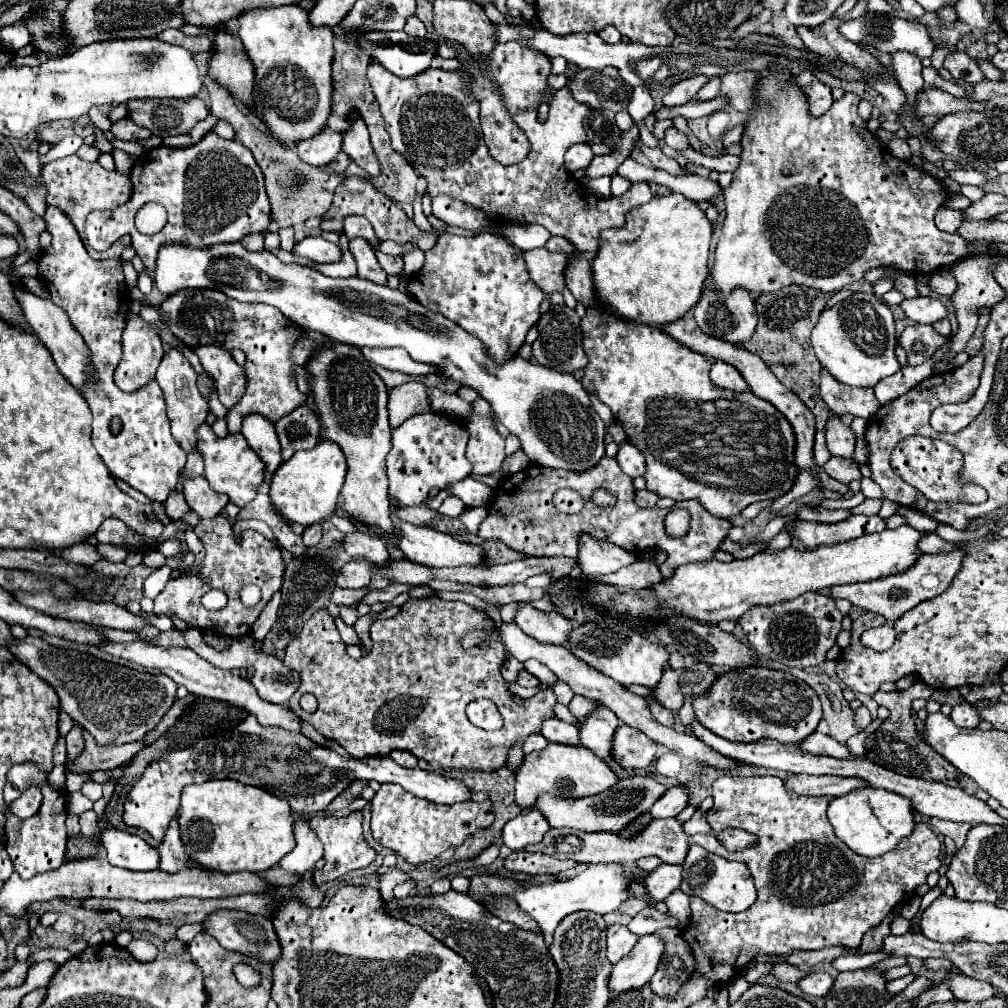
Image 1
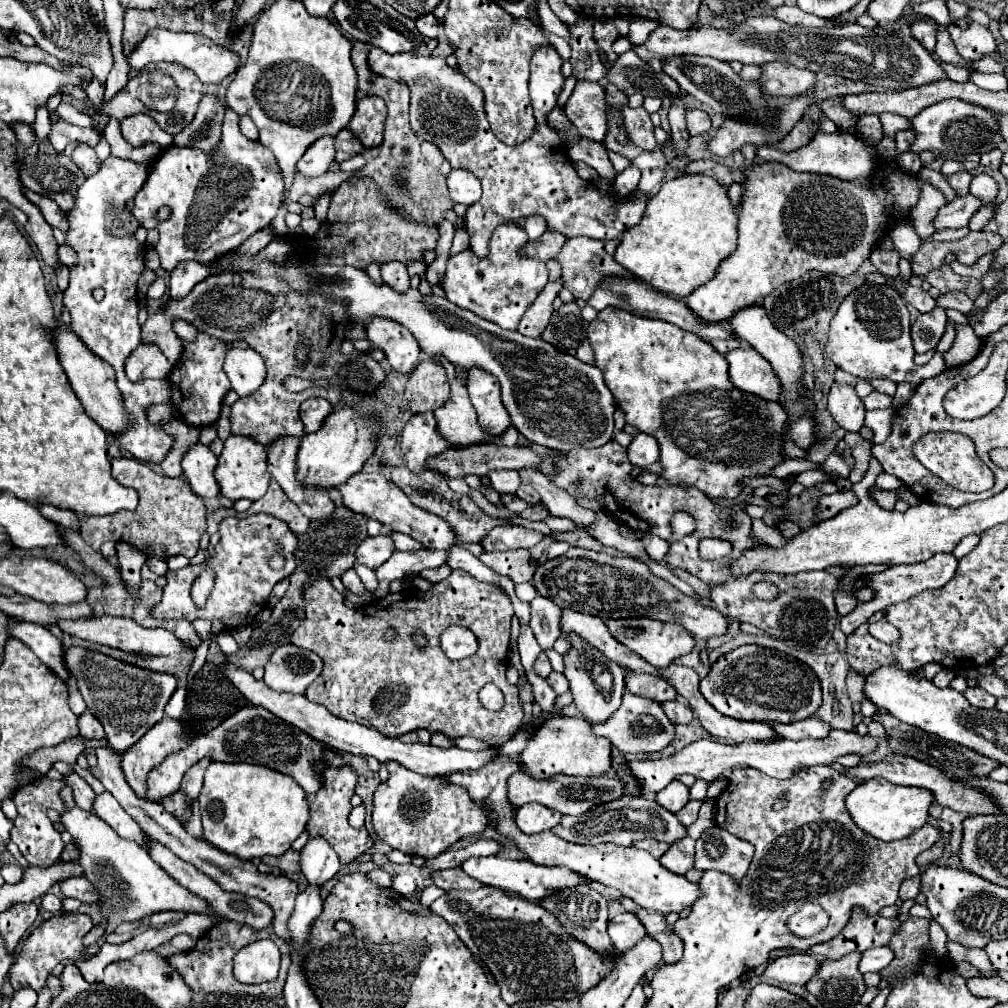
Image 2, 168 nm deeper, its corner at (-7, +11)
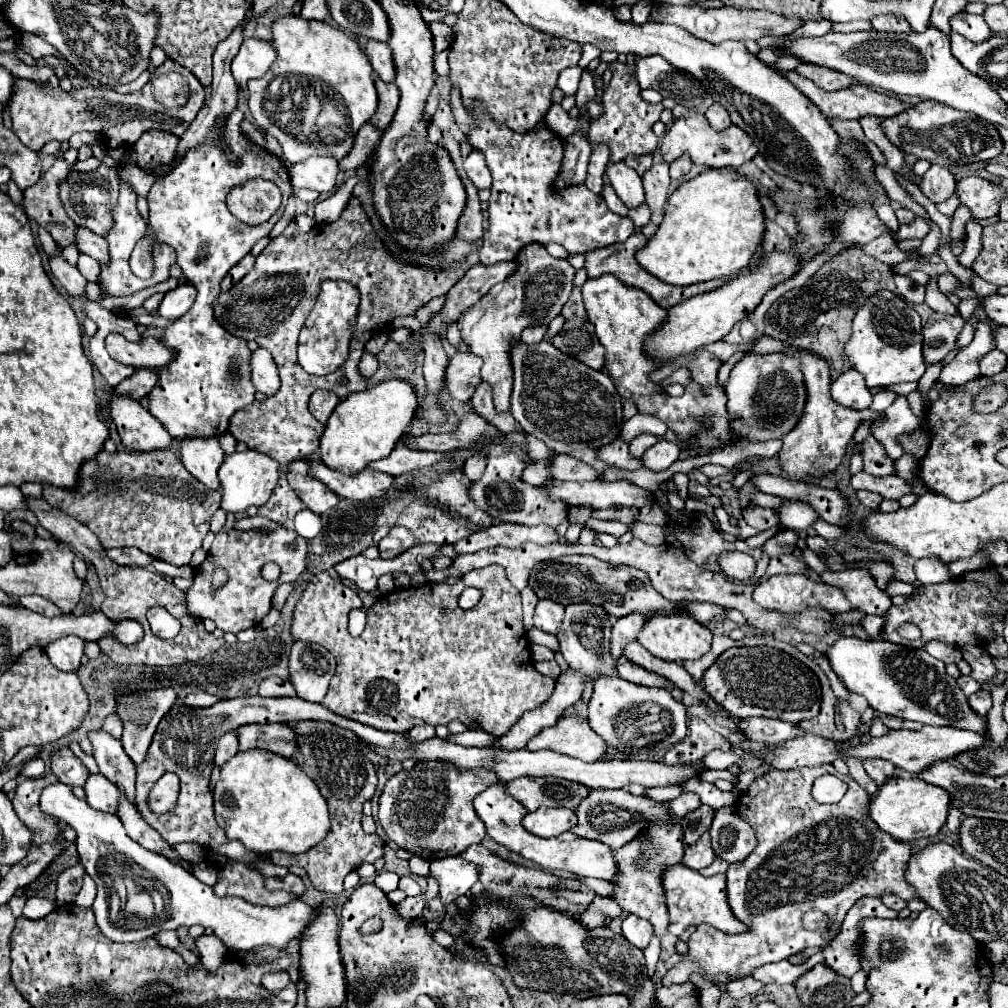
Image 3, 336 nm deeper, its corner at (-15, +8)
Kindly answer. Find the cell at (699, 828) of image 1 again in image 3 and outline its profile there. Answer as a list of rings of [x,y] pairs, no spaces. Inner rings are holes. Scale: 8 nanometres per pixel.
[[[705,831],[697,843],[685,847],[685,855],[683,855],[683,859],[681,859],[681,865],[699,871],[699,869],[703,869],[703,867],[709,867],[713,861],[715,861],[715,853],[711,851],[709,833]]]

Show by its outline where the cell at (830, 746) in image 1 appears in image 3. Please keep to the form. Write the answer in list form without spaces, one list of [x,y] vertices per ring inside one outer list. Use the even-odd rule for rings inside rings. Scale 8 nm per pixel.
[[[755,717],[755,719],[741,719],[739,731],[745,733],[751,741],[761,743],[779,743],[795,737],[803,737],[805,731],[793,723],[785,723],[779,719],[767,719],[767,717]]]

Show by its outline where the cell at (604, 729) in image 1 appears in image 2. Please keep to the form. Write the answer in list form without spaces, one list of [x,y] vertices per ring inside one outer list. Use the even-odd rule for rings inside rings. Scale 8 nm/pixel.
[[[563,634],[563,636],[571,644],[569,652],[563,654],[563,664],[565,664],[563,674],[569,680],[575,706],[589,722],[605,722],[619,708],[621,696],[625,692],[625,680],[623,680],[625,672],[619,664],[607,660],[603,652],[599,652],[597,648],[591,648],[591,644],[587,644],[587,640],[583,640],[581,636],[575,636],[575,634]]]

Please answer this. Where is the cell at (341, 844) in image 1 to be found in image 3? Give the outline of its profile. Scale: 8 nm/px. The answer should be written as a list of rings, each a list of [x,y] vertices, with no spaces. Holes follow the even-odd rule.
[[[299,721],[291,727],[299,737],[295,761],[315,781],[321,795],[325,797],[329,805],[331,829],[323,841],[319,841],[303,855],[275,853],[271,855],[271,863],[283,867],[297,865],[307,871],[307,877],[311,879],[315,889],[325,893],[341,893],[347,873],[355,871],[361,863],[373,863],[375,859],[383,857],[383,841],[379,839],[379,835],[367,835],[361,829],[361,805],[373,797],[377,787],[377,775],[373,763],[367,759],[367,753],[363,751],[361,741],[353,731],[327,721]]]

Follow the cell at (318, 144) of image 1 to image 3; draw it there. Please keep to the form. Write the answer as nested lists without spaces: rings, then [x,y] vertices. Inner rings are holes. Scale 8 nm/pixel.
[[[311,157],[301,163],[295,163],[289,169],[291,187],[297,189],[315,189],[319,193],[333,191],[339,167],[333,157]]]

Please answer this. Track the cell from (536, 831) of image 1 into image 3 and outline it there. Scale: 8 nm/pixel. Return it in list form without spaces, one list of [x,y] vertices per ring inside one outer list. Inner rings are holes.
[[[537,809],[523,817],[523,827],[537,837],[557,837],[577,825],[571,809]]]

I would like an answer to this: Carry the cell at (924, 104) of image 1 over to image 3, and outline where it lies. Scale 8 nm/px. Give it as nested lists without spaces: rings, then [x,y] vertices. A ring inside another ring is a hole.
[[[785,71],[785,77],[787,77],[805,97],[809,97],[811,103],[815,103],[825,117],[861,119],[861,117],[867,117],[867,115],[875,115],[875,117],[879,117],[879,119],[889,119],[889,117],[899,115],[901,111],[907,109],[901,99],[891,97],[891,95],[887,95],[887,93],[873,91],[873,89],[869,89],[869,87],[865,87],[865,85],[853,85],[853,87],[841,89],[841,91],[837,91],[837,93],[827,93],[827,91],[819,91],[819,87],[815,87],[811,81],[799,79],[799,75],[795,75],[793,71]]]

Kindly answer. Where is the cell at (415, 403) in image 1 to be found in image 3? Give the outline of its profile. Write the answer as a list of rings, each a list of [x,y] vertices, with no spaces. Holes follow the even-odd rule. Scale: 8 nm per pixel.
[[[455,353],[445,369],[445,389],[449,395],[461,403],[467,403],[481,383],[479,371],[481,363],[473,353]]]

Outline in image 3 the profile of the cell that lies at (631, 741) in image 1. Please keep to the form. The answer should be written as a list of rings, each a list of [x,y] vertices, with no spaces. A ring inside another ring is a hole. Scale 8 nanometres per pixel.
[[[621,677],[599,679],[589,703],[589,725],[611,747],[627,753],[671,749],[687,735],[687,709],[667,691],[633,685]]]

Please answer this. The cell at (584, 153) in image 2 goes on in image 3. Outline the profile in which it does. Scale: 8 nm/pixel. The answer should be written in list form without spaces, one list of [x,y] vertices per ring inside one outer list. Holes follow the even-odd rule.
[[[623,161],[619,163],[607,163],[607,169],[605,169],[605,175],[609,177],[617,197],[629,207],[637,207],[645,201],[645,191],[643,191],[643,185],[641,185],[641,177],[631,169],[627,167]]]

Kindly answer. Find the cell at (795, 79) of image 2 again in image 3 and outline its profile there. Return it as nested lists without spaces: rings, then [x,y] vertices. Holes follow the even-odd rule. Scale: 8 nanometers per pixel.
[[[801,63],[797,65],[795,69],[801,77],[813,81],[817,87],[825,89],[825,91],[839,91],[839,89],[845,89],[849,85],[853,85],[855,81],[847,75],[839,75],[837,71],[827,71],[825,67],[811,67],[807,63]]]

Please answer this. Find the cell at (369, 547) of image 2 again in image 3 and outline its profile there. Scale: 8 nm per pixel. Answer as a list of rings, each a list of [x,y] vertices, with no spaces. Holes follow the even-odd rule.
[[[393,527],[389,531],[387,537],[383,537],[379,541],[379,557],[381,559],[393,559],[397,555],[401,555],[403,551],[411,549],[415,545],[415,537],[411,535],[411,531],[403,529],[403,527]]]

